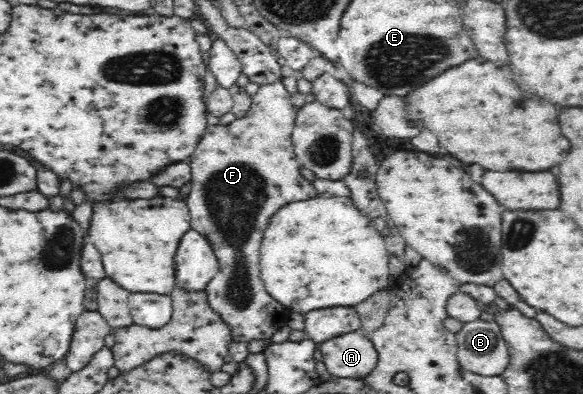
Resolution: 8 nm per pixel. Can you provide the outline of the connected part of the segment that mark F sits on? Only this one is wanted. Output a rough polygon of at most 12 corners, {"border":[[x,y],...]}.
{"border":[[282,76],[189,158],[190,226],[233,341],[269,342],[285,310],[259,278],[281,206],[320,195],[292,151]]}

